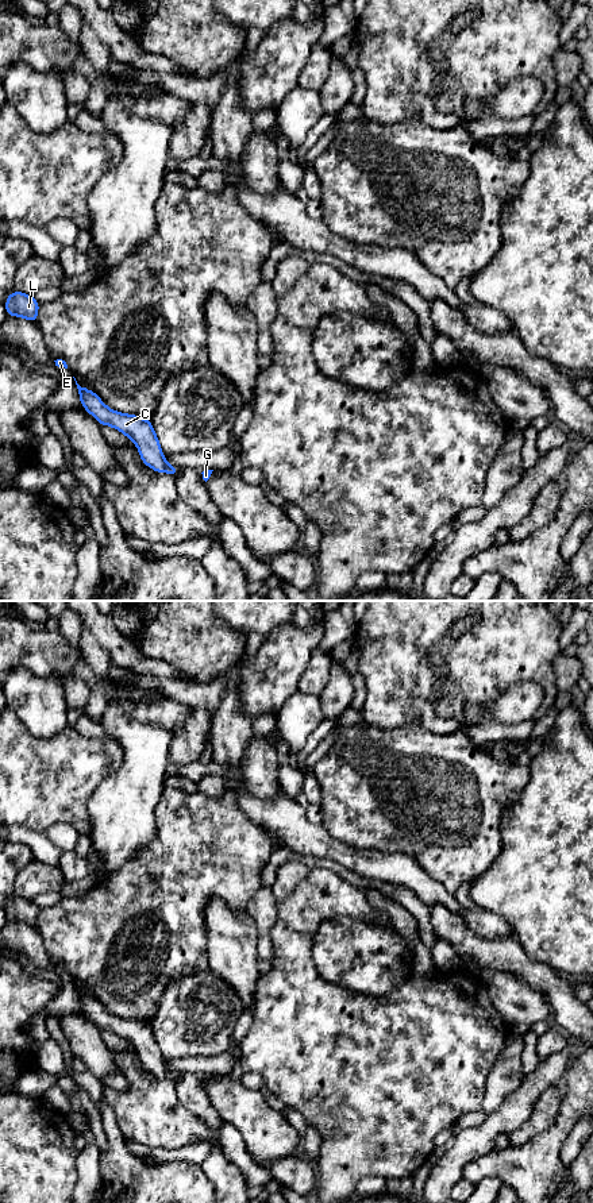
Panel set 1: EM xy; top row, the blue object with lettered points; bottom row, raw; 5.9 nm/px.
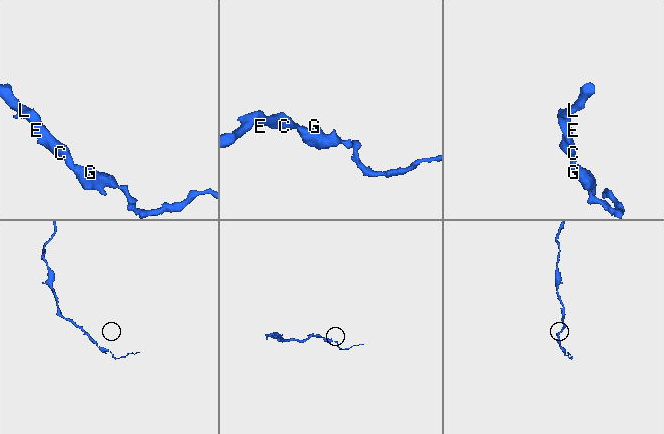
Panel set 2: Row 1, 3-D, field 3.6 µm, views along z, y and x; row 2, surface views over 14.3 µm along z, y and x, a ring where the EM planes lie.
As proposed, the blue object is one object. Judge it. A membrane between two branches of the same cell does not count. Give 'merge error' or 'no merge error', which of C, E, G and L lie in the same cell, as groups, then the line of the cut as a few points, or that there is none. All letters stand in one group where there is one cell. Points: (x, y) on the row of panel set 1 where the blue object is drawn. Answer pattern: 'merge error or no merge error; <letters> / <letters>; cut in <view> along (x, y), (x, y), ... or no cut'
no merge error; C E G L; no cut

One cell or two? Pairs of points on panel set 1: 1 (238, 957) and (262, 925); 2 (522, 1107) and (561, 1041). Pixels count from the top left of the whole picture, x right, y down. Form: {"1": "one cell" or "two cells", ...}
{"1": "two cells", "2": "two cells"}

